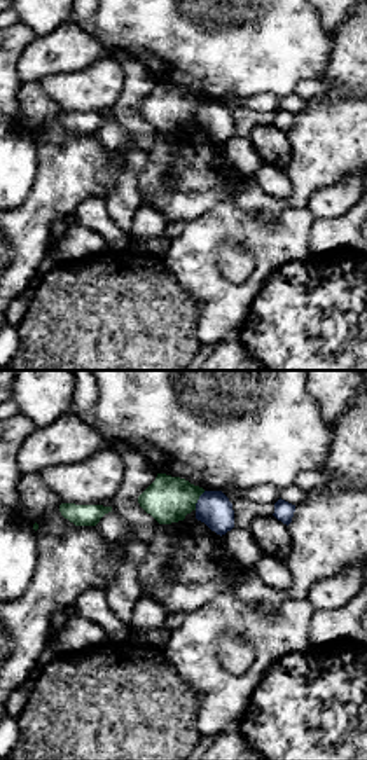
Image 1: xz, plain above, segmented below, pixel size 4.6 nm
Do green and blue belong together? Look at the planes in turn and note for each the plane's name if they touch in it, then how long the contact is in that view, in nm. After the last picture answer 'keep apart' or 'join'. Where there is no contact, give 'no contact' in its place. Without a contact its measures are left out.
xz | 100 nm

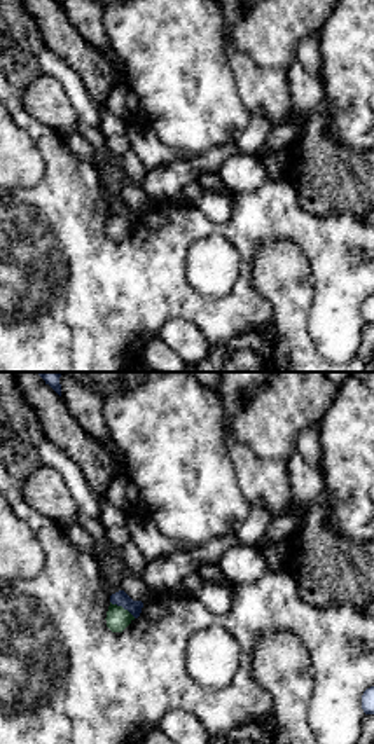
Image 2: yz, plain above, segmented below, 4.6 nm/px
yz | 140 nm

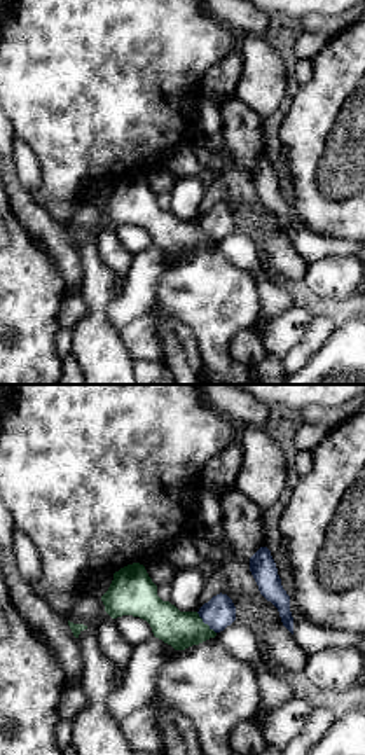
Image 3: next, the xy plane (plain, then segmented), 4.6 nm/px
xy | 140 nm

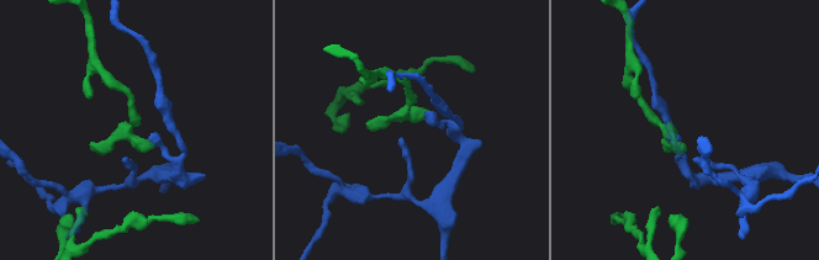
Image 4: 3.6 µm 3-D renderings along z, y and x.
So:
keep apart

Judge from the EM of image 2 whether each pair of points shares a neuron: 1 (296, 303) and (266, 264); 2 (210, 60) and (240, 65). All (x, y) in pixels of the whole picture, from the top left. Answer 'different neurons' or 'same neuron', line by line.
1: same neuron
2: different neurons

